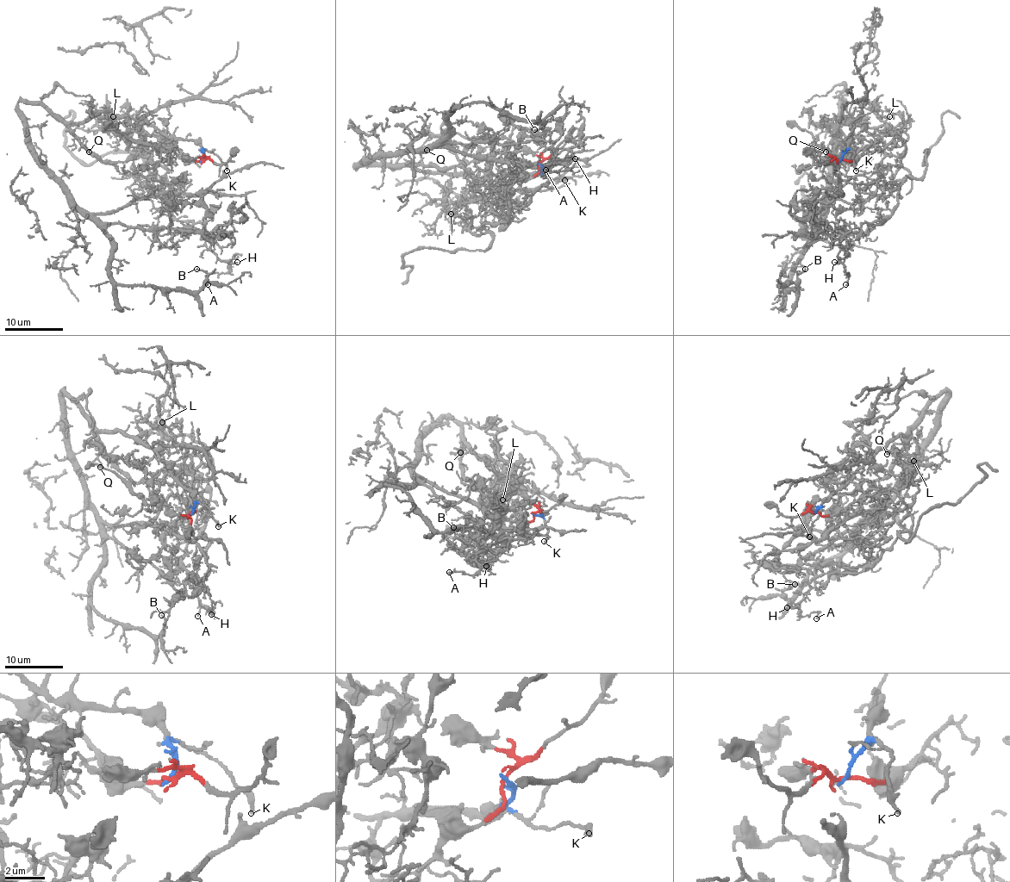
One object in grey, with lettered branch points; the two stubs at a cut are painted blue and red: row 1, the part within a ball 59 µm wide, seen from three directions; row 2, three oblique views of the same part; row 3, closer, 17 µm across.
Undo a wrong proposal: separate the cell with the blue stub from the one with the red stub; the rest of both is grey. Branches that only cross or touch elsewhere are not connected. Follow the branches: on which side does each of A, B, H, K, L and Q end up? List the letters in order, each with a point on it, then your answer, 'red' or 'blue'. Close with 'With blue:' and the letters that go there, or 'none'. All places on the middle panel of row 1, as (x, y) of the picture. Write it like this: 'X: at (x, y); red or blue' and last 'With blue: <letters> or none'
A: at (545, 170); red
B: at (534, 129); blue
H: at (575, 158); red
K: at (564, 180); blue
L: at (451, 214); red
Q: at (427, 150); blue
With blue: B, K, Q

